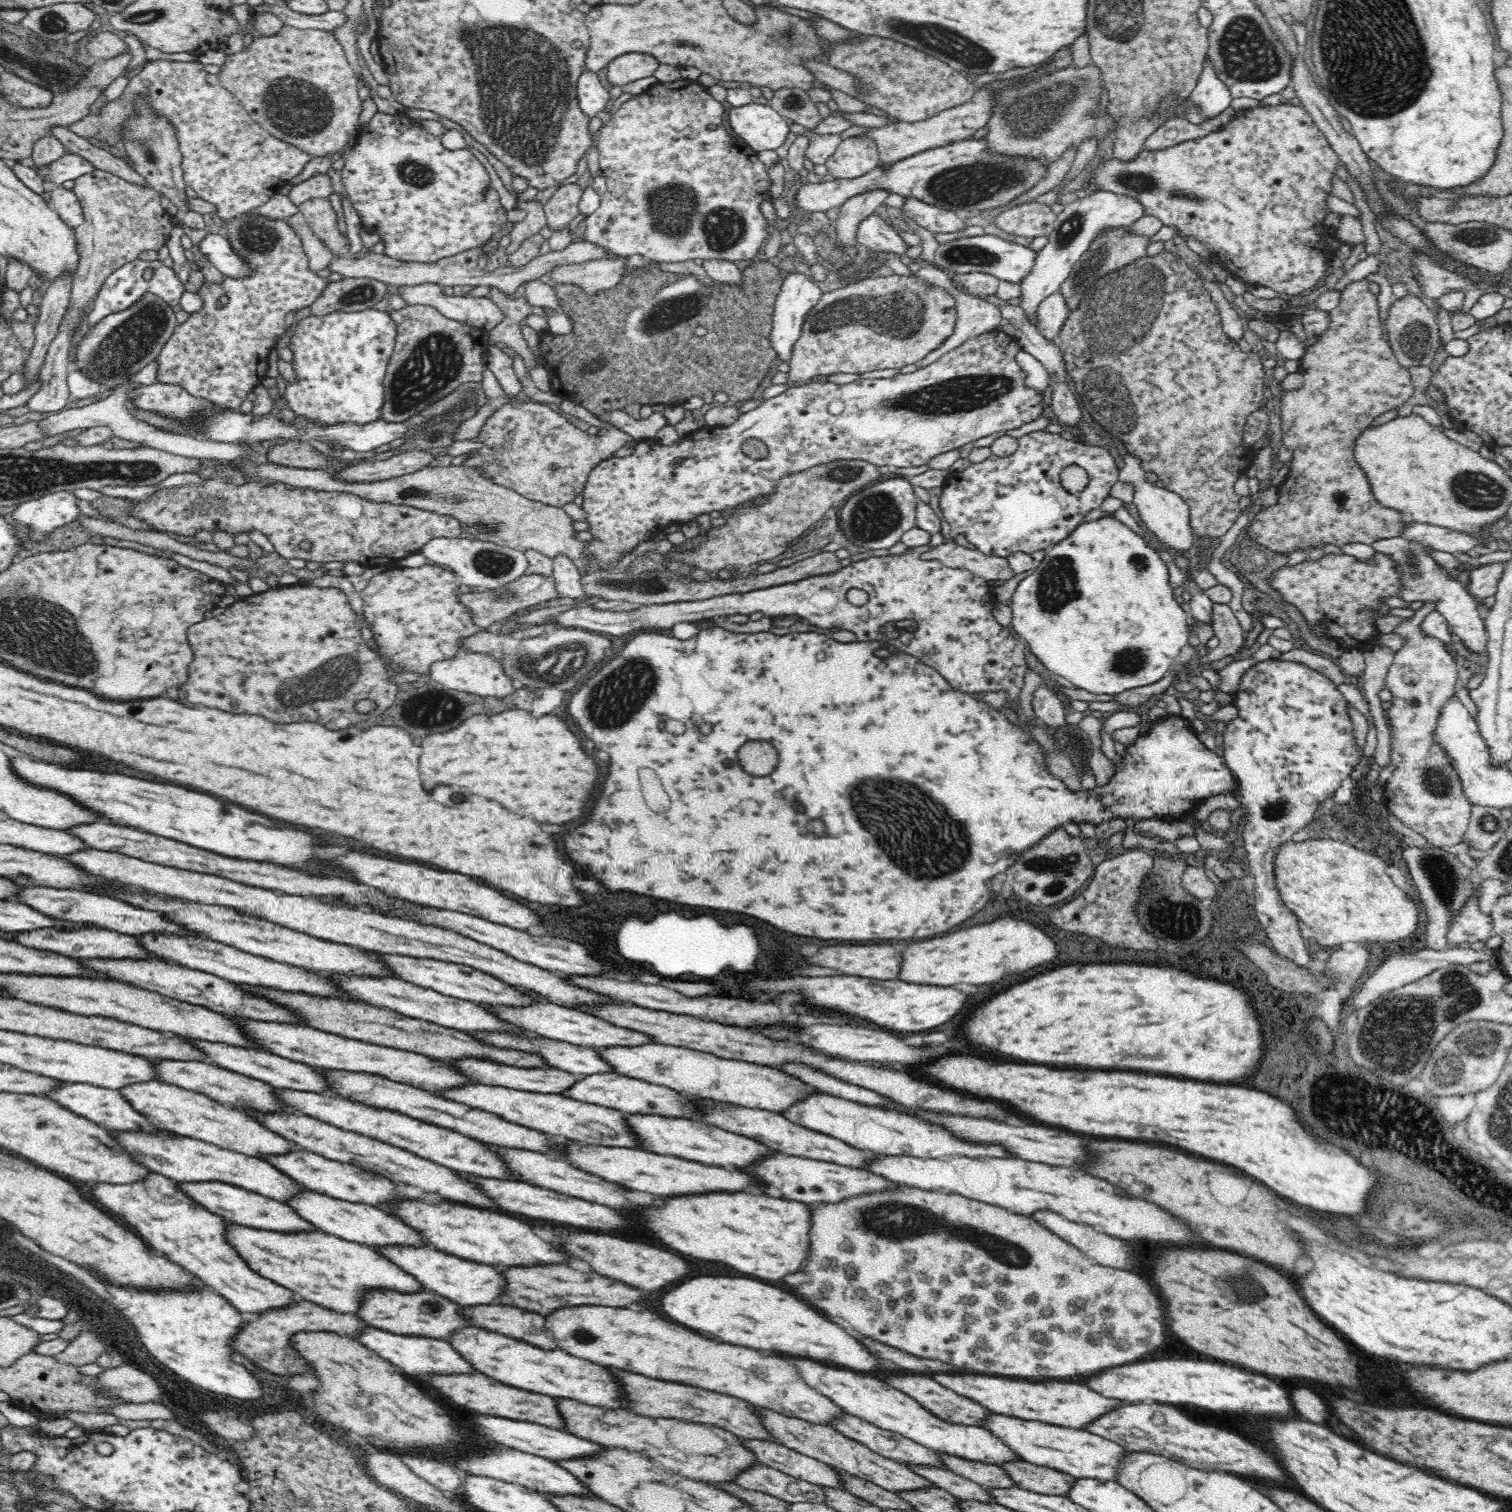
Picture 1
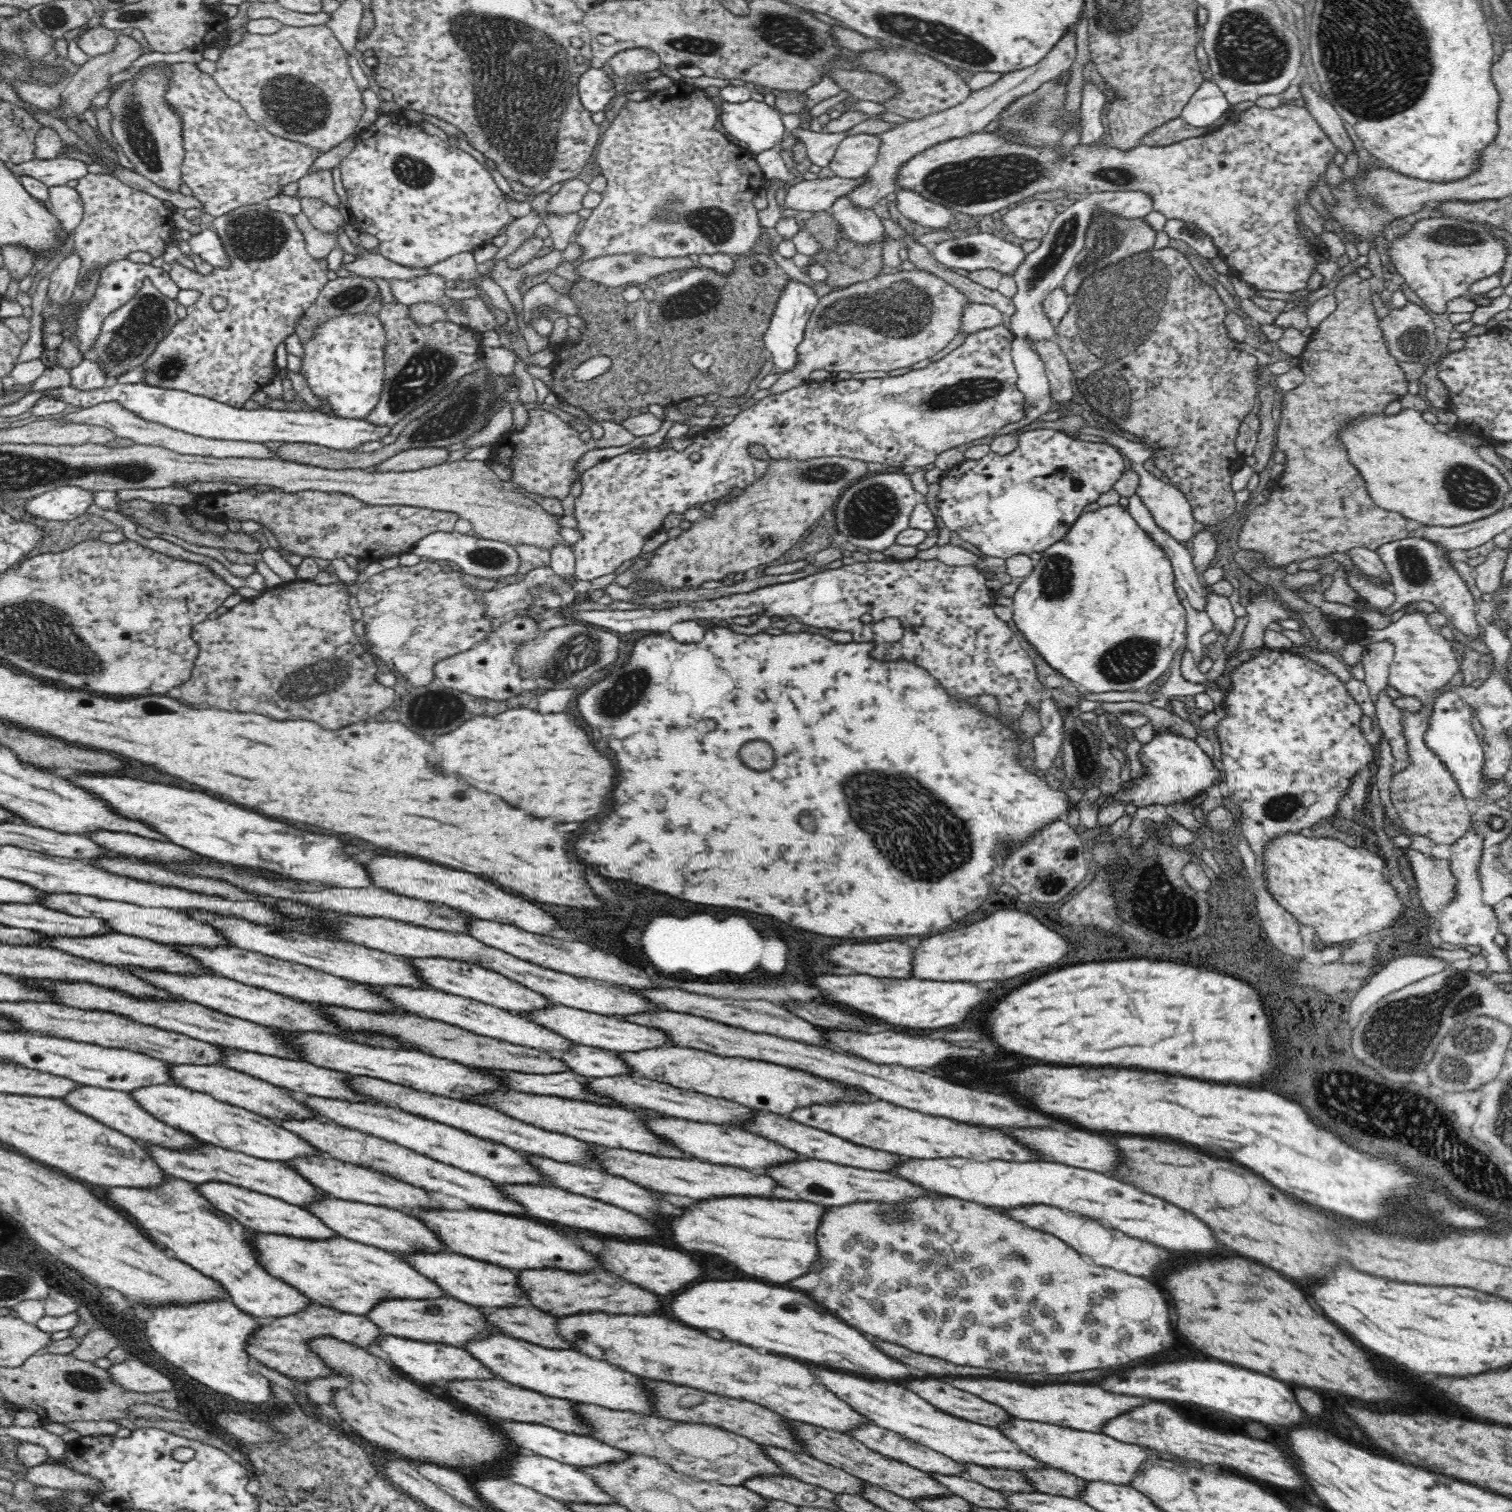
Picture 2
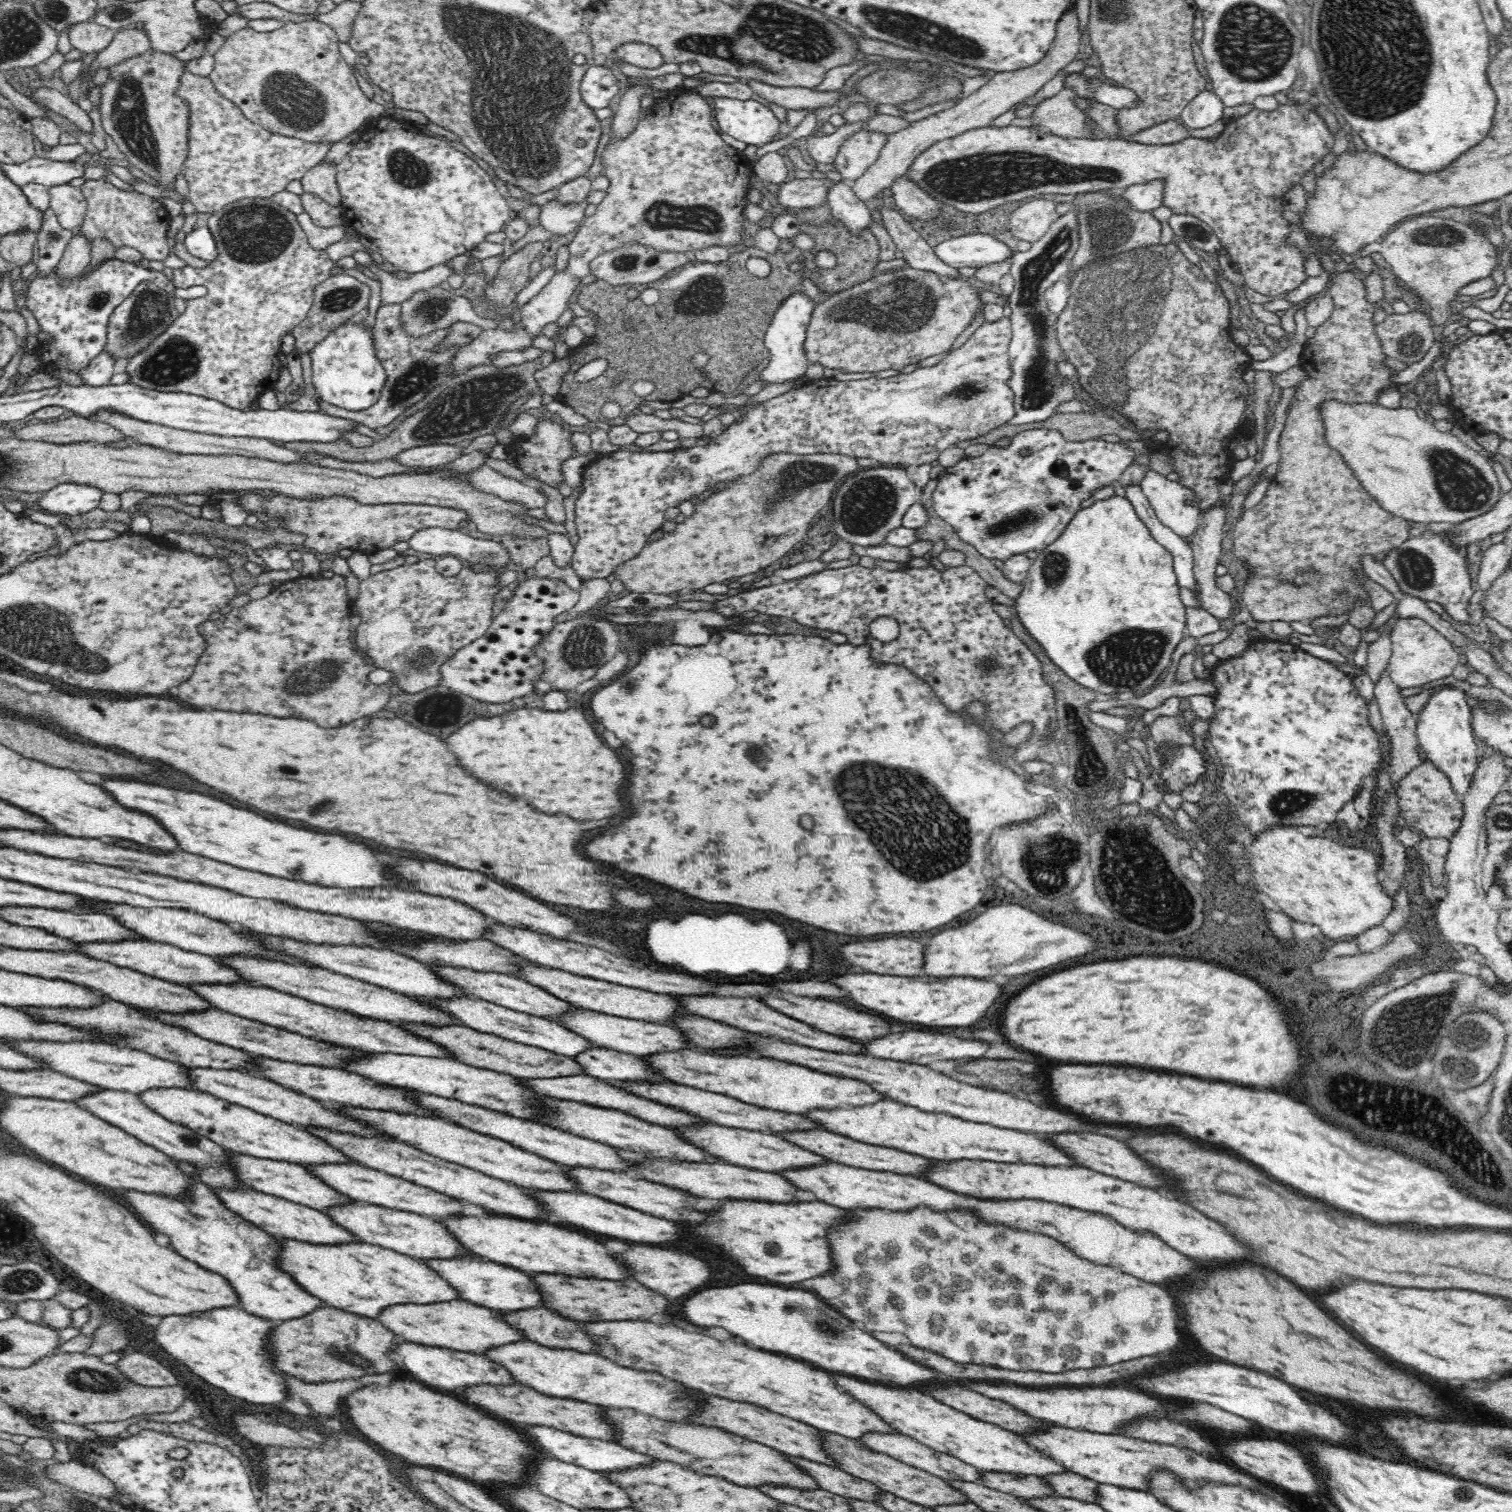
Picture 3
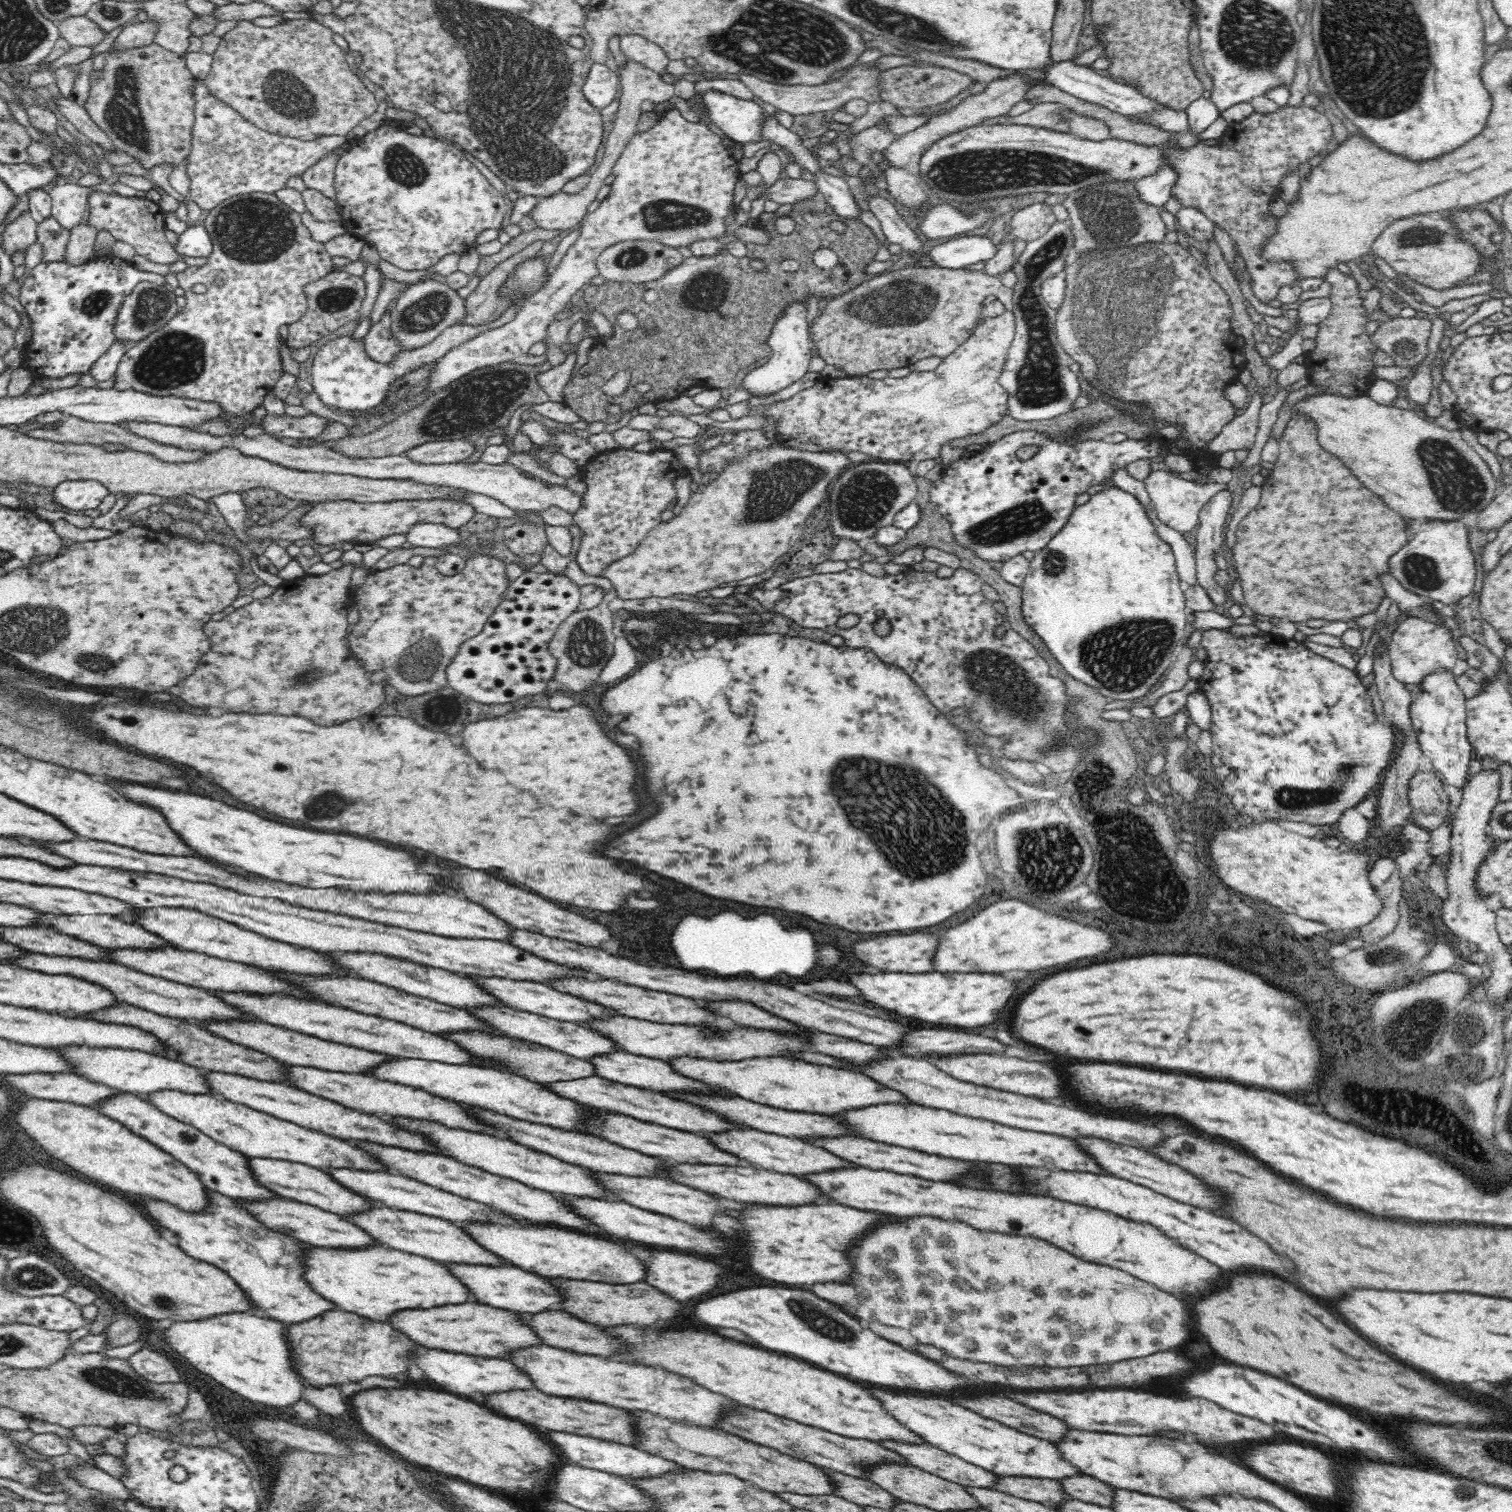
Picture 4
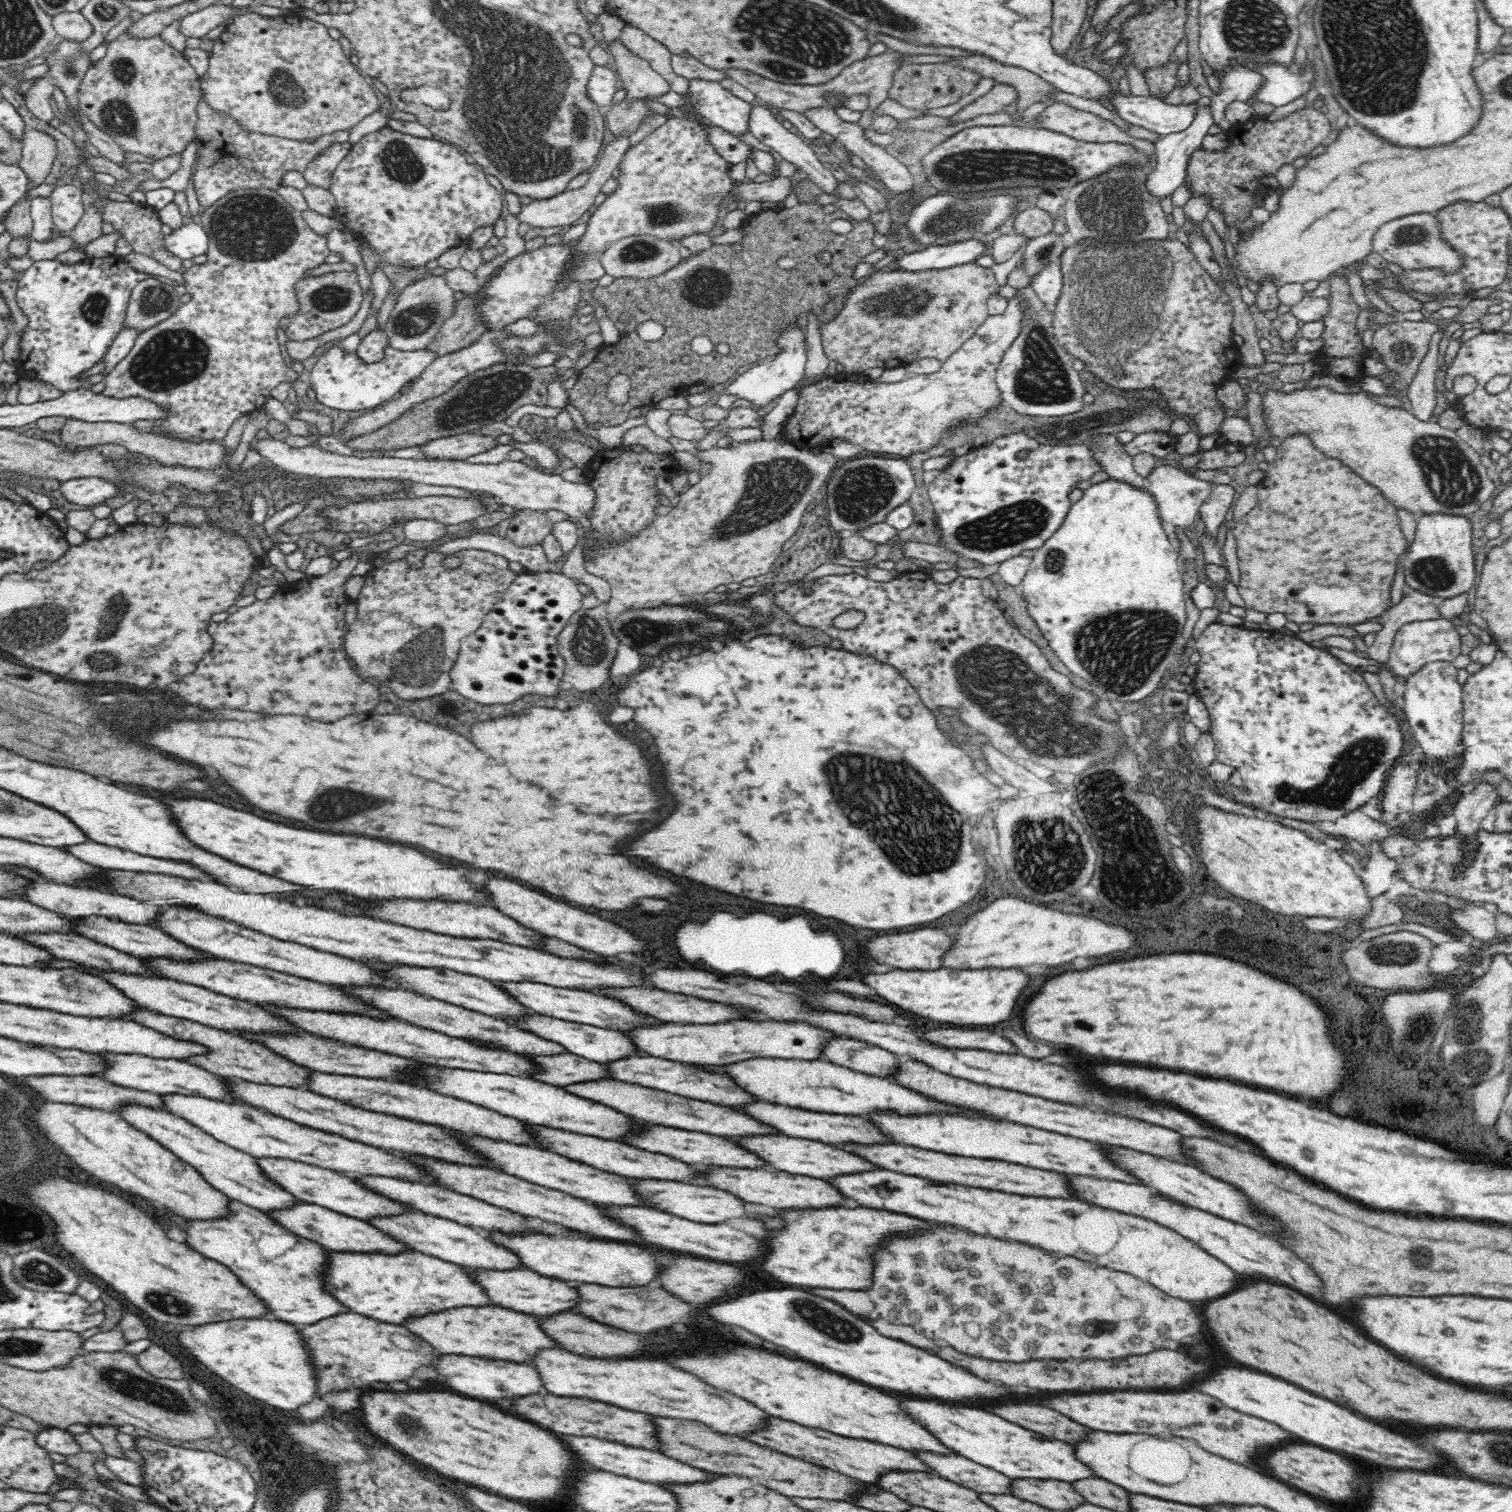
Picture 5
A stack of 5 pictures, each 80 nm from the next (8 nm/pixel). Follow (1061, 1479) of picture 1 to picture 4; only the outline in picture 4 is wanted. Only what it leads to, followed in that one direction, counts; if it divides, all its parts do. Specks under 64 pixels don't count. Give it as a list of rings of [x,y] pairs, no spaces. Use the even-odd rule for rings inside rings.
[[[1086,1474],[1064,1478],[1061,1482],[1062,1487],[1072,1499],[1113,1508],[1113,1502],[1117,1495],[1115,1494],[1116,1488],[1106,1484],[1106,1482],[1086,1476]]]

